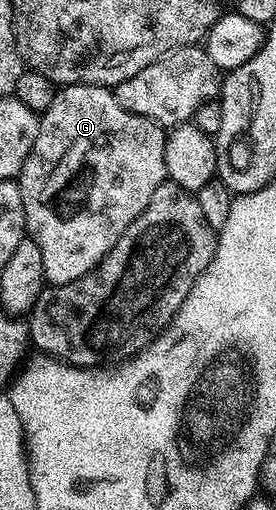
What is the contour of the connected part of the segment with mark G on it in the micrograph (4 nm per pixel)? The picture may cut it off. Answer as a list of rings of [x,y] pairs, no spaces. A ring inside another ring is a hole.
[[[68,84],[55,91],[52,106],[41,113],[36,142],[16,177],[20,198],[24,198],[26,230],[40,248],[45,279],[51,285],[67,284],[91,272],[116,246],[120,234],[144,214],[156,186],[168,180],[164,162],[167,135],[163,125],[124,110],[111,89]]]

